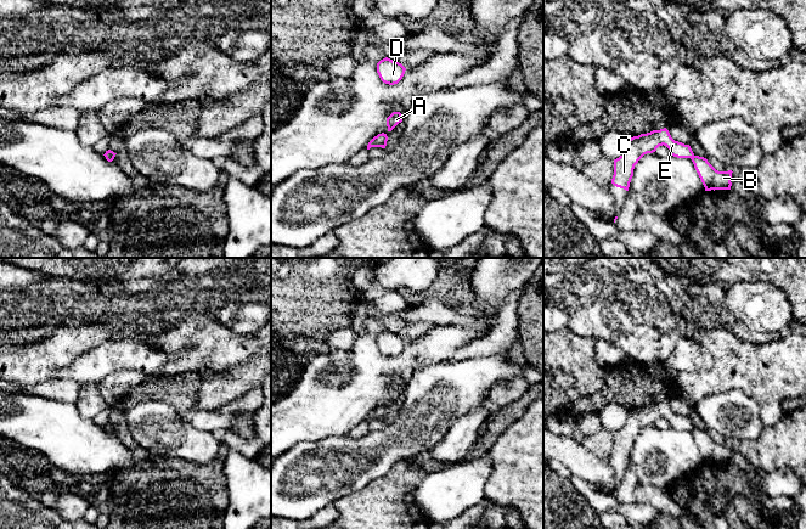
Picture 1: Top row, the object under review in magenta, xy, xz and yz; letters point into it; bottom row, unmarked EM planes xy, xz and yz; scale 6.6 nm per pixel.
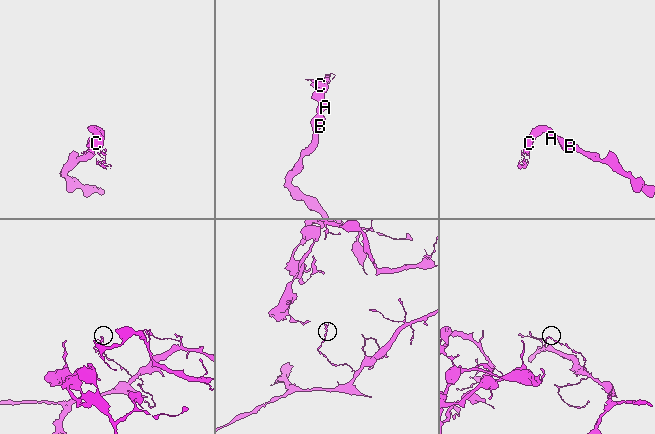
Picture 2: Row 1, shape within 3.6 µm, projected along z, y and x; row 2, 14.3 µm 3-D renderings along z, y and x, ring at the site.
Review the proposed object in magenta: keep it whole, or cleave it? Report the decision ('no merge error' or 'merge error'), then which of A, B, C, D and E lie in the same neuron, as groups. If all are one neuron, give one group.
merge error; groups A C D E / B

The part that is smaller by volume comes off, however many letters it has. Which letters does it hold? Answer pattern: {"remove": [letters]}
{"remove": ["A", "C", "D", "E"]}

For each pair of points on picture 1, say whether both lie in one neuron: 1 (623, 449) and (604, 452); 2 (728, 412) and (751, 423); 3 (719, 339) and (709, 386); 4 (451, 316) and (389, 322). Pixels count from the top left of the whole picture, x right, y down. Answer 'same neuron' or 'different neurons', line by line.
1: different neurons
2: same neuron
3: same neuron
4: same neuron

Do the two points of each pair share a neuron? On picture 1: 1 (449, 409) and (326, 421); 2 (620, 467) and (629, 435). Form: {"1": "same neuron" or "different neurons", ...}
{"1": "same neuron", "2": "same neuron"}

